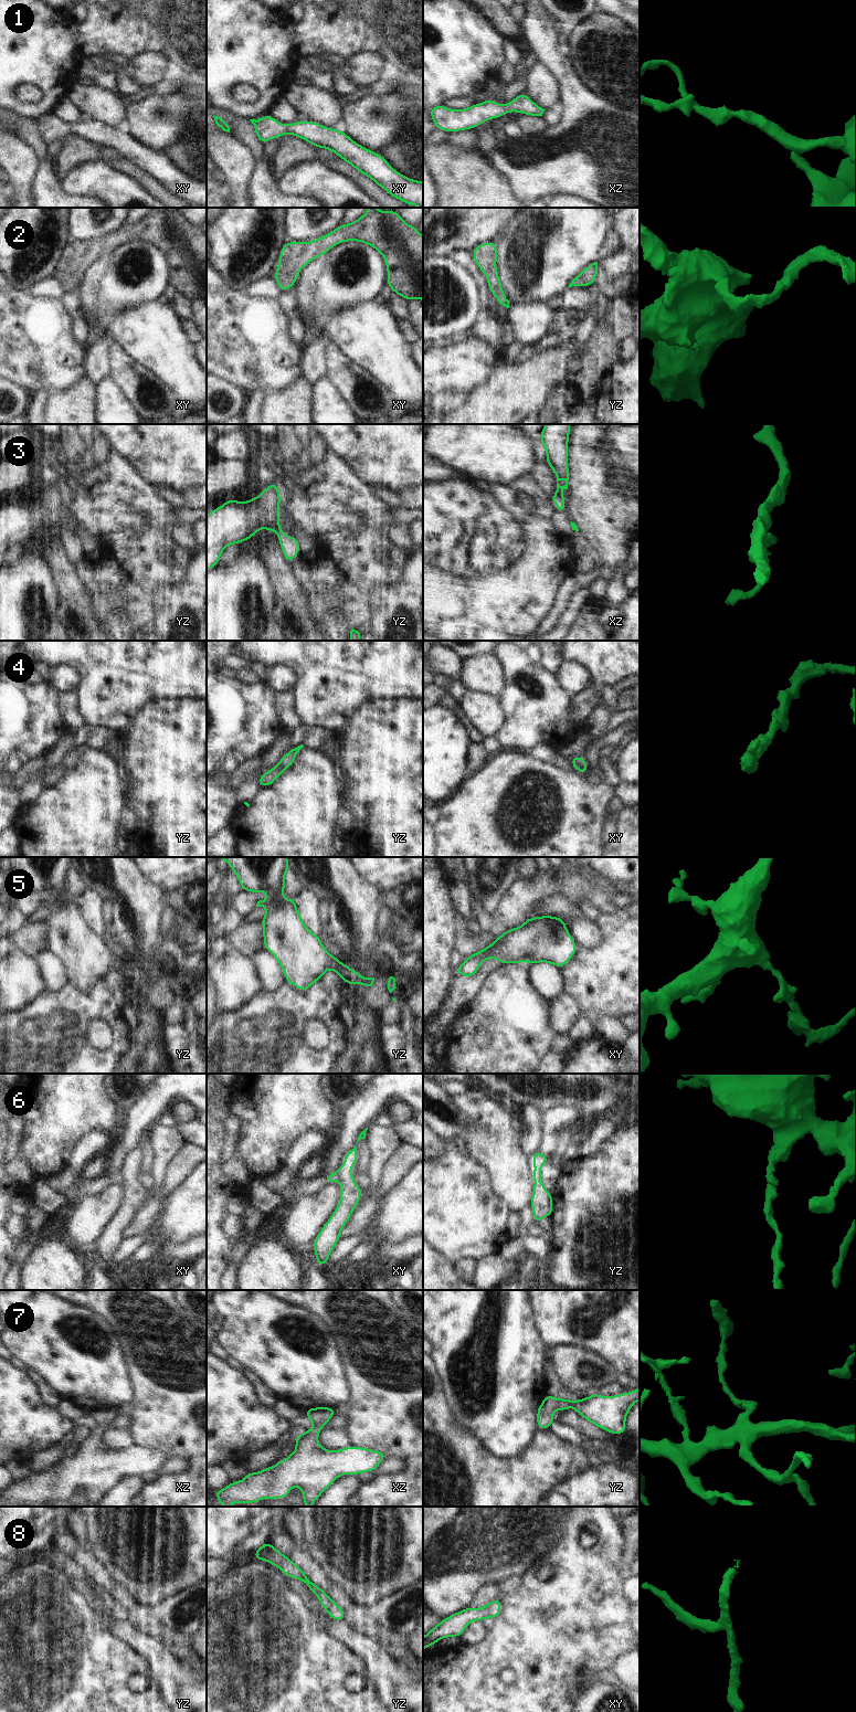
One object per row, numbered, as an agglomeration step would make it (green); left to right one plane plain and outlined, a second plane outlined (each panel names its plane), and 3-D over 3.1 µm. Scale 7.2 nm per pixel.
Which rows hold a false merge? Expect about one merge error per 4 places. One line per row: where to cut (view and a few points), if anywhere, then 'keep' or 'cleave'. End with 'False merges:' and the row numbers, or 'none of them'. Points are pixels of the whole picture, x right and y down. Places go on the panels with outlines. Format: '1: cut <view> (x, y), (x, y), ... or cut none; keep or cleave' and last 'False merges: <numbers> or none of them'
1: cut none; keep
2: cut none; keep
3: cut none; keep
4: cut none; keep
5: cut none; keep
6: cut none; keep
7: cut none; keep
8: cut none; keep
False merges: none of them

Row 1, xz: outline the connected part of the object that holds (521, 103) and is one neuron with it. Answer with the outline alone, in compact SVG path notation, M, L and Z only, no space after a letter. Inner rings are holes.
M526 93L517 95L505 105L499 105L492 98L477 103L464 109L451 109L437 105L429 109L435 129L446 133L471 130L488 119L495 119L507 113L524 113L526 116L542 116L546 109L539 107Z

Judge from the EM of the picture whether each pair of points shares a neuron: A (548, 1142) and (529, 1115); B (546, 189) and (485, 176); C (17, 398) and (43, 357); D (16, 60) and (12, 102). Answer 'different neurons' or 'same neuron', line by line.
A: different neurons
B: different neurons
C: different neurons
D: same neuron

